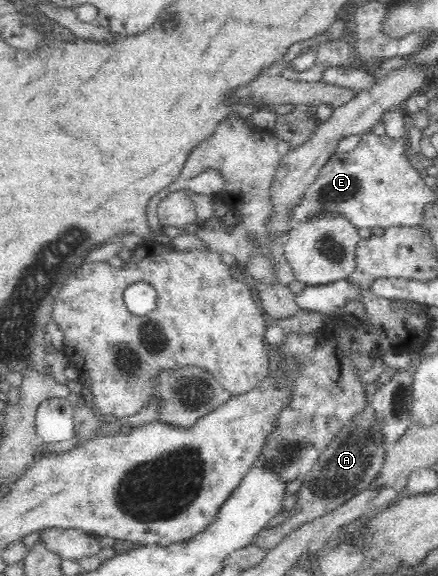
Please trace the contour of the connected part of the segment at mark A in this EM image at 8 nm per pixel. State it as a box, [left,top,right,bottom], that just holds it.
[253,402,388,551]

